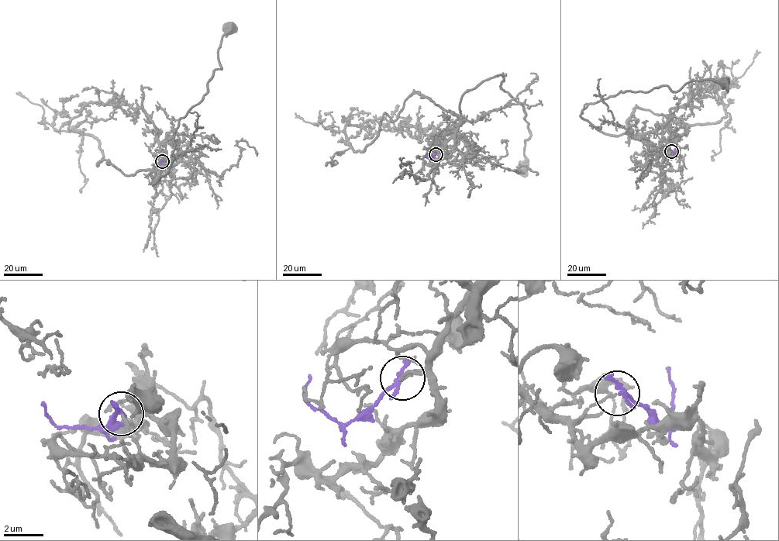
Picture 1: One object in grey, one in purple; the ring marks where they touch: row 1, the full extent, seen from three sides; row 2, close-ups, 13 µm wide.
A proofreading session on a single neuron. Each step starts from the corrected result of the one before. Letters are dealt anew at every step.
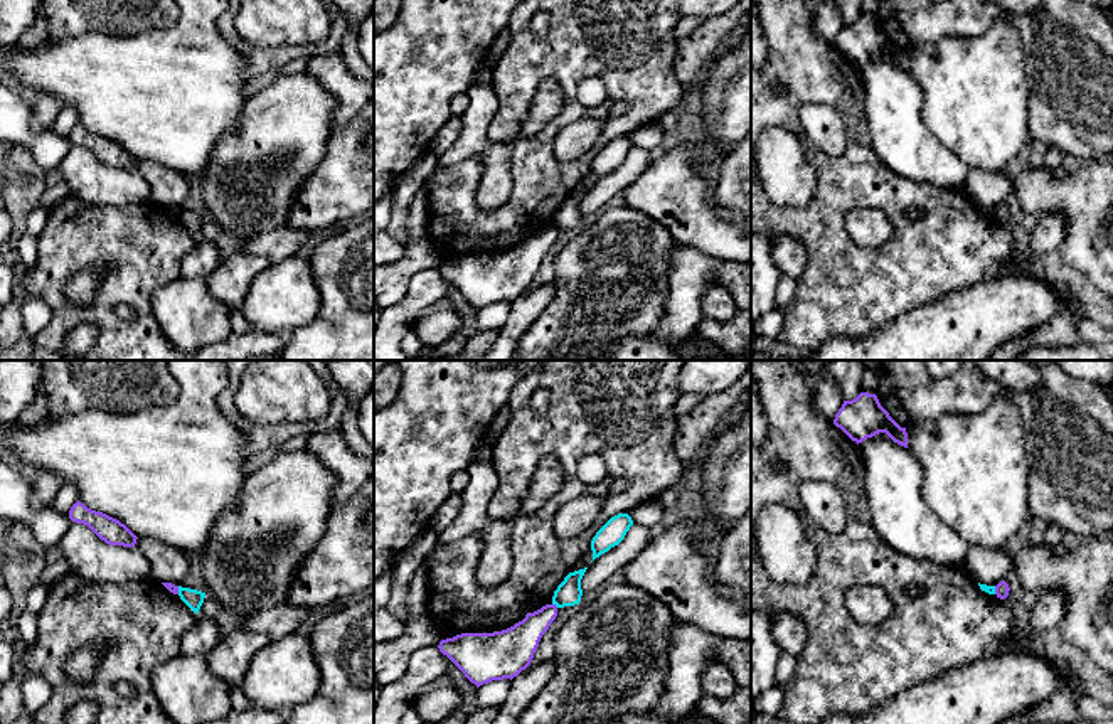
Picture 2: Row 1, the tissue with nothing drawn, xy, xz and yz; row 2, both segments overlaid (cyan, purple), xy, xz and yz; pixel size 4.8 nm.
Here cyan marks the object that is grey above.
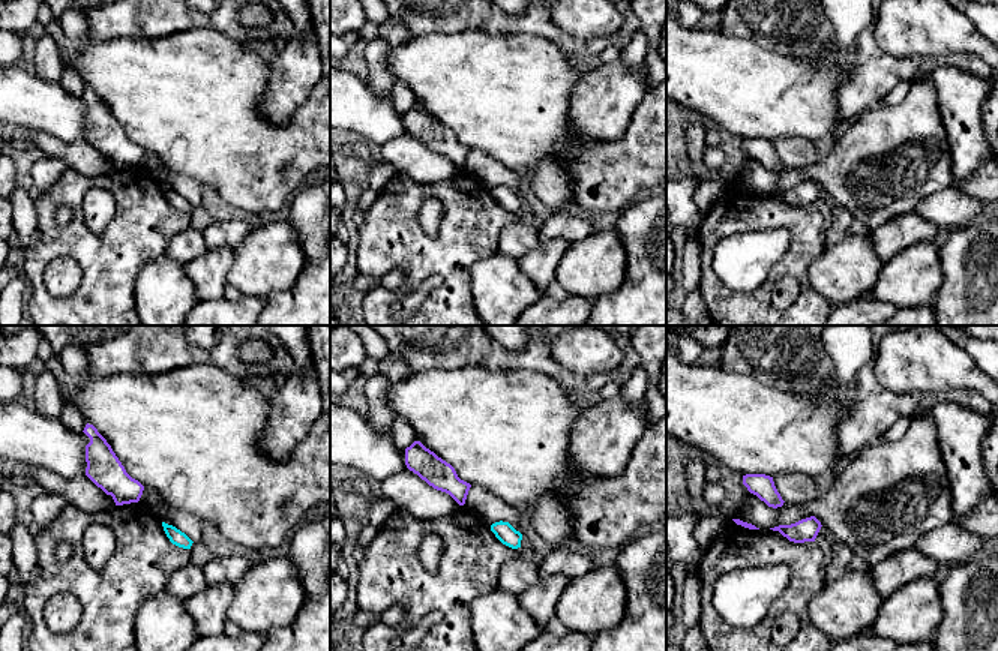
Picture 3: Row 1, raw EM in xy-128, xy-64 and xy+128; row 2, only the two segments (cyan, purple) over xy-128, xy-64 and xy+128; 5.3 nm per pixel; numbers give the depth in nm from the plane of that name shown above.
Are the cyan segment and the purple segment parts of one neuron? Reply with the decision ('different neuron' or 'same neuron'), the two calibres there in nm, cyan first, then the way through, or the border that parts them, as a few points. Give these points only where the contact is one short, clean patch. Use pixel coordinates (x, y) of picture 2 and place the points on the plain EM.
different neuron; calibres 120 and 170 nm; border xz (553, 226), (558, 229)

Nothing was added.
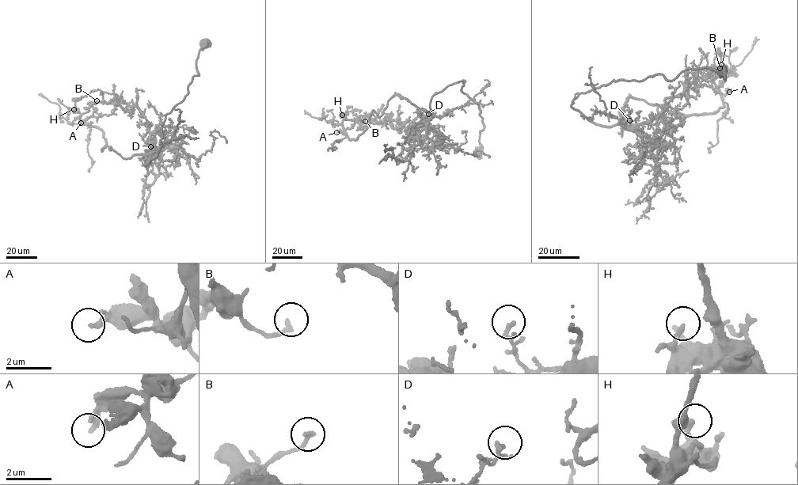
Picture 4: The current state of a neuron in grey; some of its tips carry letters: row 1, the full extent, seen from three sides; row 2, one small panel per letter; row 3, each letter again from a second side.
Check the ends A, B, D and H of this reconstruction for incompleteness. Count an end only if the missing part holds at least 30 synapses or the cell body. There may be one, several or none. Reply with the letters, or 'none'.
none

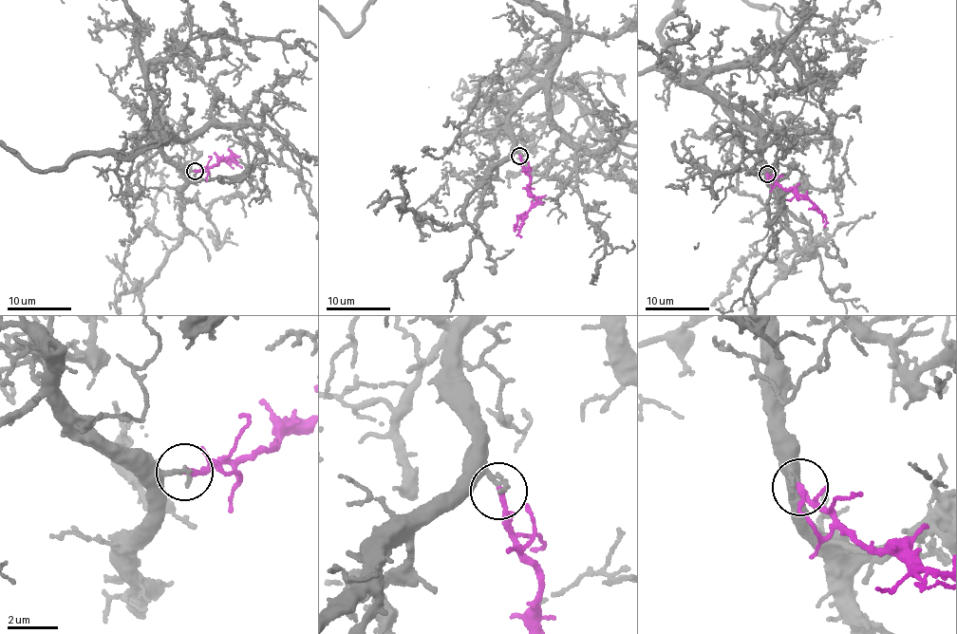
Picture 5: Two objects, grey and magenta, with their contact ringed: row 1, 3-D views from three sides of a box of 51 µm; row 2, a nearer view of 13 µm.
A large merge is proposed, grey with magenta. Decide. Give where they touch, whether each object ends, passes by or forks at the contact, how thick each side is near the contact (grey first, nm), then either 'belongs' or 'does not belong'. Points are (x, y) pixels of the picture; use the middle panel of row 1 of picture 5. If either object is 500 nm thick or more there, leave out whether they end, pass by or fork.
at (519, 156); grey ends there; magenta ends there; 280 nm thick on the grey side, 240 nm on the other; belongs

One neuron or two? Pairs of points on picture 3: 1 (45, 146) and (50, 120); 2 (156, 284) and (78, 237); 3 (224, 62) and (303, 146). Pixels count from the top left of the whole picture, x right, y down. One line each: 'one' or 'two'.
1: two
2: two
3: one

